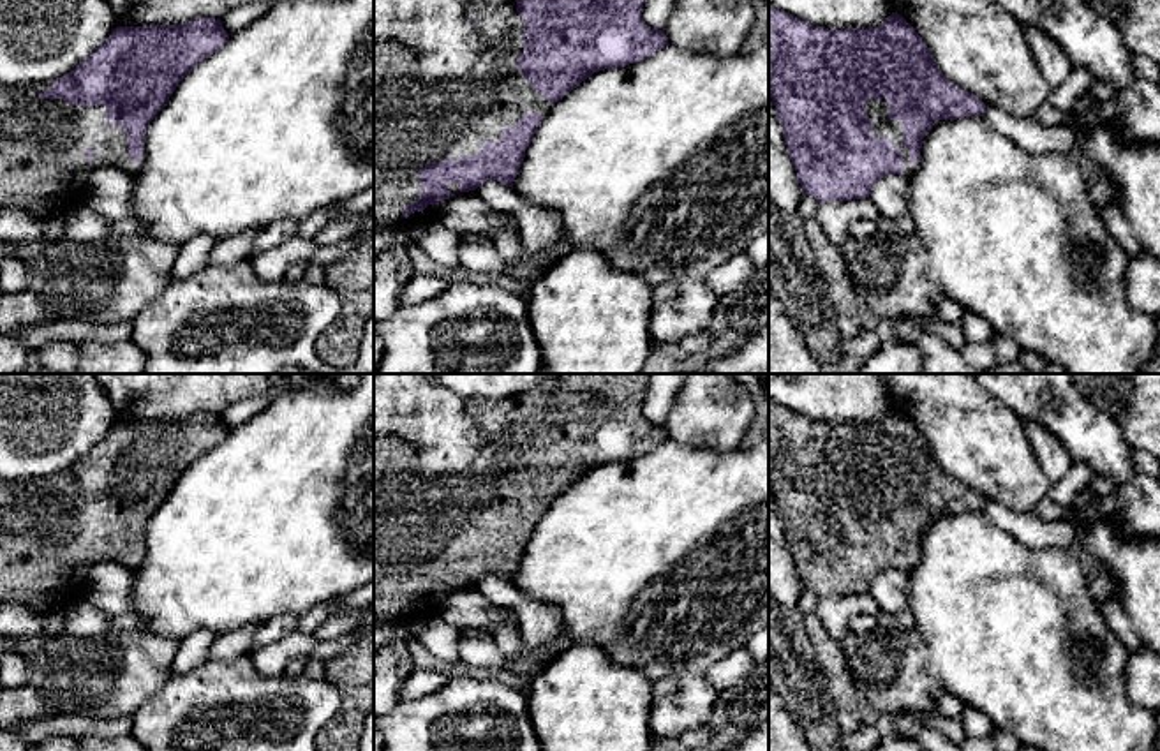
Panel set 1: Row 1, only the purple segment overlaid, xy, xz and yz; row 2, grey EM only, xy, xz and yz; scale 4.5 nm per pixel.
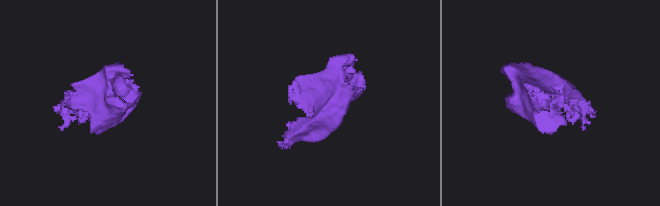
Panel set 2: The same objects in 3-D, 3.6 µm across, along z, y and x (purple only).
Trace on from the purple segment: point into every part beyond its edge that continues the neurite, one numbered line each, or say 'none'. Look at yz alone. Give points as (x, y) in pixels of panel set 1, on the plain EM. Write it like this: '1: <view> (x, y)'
1: yz (877, 505)

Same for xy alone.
1: xy (44, 566)

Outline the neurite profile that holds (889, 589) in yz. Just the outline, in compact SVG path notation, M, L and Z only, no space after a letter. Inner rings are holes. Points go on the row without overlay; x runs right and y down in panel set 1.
M885 569L873 580L869 594L880 610L896 615L908 608L908 585L906 569Z

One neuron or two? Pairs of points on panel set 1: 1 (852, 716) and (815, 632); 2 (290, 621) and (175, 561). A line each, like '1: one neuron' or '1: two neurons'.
1: one neuron
2: two neurons

